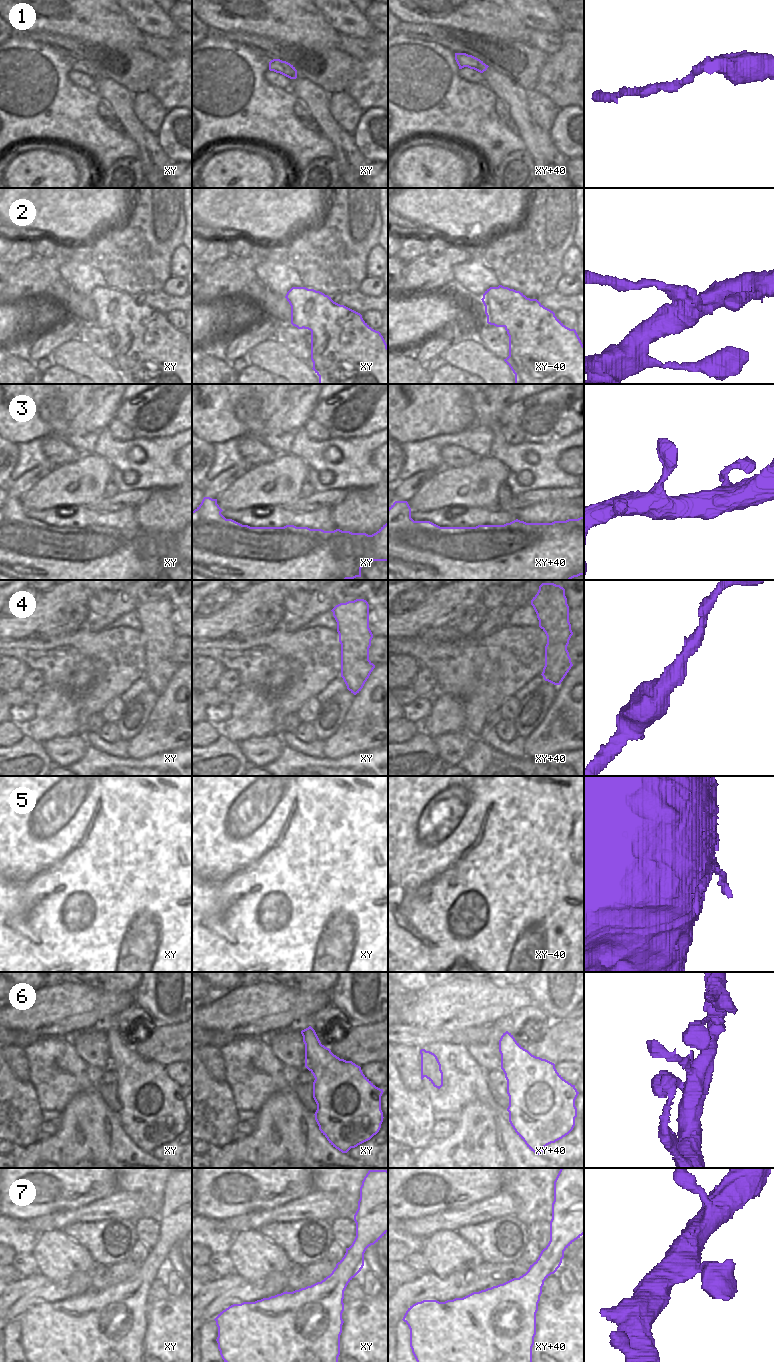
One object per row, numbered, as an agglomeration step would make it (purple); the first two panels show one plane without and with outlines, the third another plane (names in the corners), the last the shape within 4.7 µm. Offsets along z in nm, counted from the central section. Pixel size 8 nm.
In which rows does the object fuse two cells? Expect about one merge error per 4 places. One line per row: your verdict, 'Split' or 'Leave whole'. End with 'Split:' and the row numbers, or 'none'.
1: Leave whole
2: Split
3: Leave whole
4: Leave whole
5: Split
6: Leave whole
7: Leave whole
Split: 2, 5.

